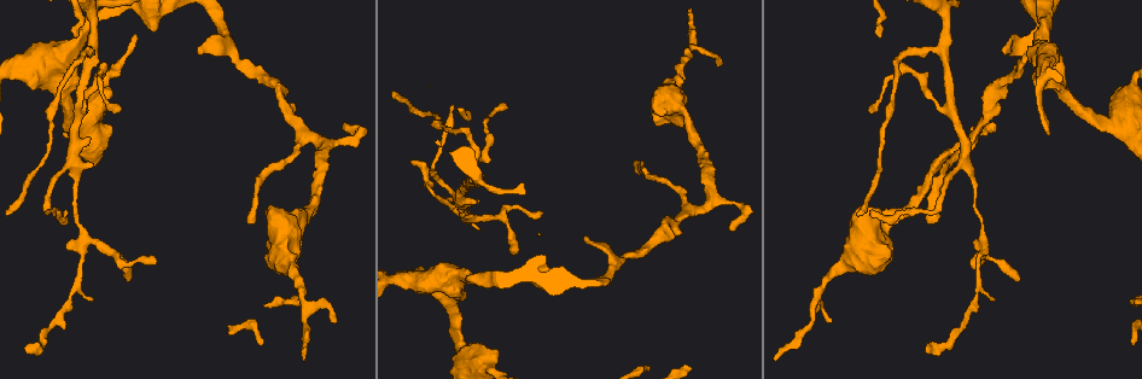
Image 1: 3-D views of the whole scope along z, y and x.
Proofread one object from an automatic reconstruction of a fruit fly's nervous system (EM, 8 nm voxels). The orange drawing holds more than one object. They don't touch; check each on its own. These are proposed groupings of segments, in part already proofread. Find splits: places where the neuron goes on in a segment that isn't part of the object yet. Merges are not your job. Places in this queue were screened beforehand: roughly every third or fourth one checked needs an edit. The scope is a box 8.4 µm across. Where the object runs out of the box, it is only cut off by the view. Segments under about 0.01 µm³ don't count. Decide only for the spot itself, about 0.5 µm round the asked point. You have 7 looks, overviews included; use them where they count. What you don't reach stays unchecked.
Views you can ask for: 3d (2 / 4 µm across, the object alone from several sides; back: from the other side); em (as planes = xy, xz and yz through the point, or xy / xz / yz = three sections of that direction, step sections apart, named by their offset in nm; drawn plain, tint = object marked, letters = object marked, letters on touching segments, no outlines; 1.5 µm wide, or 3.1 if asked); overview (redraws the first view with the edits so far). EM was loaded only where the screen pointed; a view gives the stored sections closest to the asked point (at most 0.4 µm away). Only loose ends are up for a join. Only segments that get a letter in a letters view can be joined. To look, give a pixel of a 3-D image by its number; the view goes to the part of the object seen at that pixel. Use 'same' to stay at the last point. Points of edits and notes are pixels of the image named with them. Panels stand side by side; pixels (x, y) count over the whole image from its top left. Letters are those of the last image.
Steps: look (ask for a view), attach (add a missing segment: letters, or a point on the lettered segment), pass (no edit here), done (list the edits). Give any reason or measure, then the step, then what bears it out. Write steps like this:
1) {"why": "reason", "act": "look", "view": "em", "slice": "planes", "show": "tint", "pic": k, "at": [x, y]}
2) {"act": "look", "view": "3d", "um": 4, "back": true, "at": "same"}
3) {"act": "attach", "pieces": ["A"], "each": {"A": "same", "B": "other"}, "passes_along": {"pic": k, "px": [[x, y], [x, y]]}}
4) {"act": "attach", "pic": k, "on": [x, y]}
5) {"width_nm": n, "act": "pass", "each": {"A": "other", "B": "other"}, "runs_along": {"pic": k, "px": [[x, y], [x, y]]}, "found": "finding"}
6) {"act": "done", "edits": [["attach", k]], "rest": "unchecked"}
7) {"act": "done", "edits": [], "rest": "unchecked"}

{"act": "look", "view": "3d", "um": 4, "back": true, "pic": 1, "at": [250, 222]}

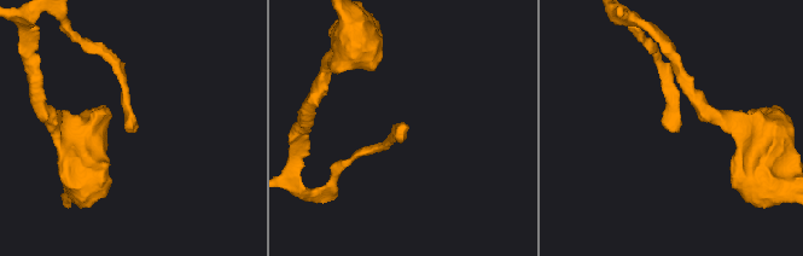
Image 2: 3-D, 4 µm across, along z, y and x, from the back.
{"why": "shape alone is not enough", "act": "look", "view": "em", "slice": "planes", "show": "tint", "pic": 2, "at": [677, 132]}

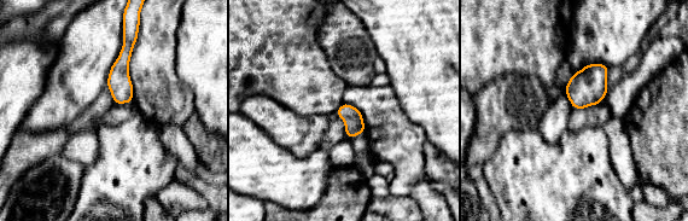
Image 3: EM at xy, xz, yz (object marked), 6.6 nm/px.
{"act": "look", "view": "em", "slice": "planes", "show": "letters", "at": "same"}

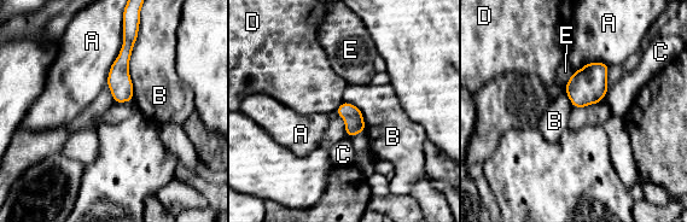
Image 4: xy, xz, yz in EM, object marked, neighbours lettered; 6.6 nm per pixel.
{"act": "pass", "each": {"A": "other", "B": "other", "C": "other", "D": "other", "E": "other"}, "border": {"pic": 4, "px": [[343, 100], [335, 111]]}, "found": "no lettered segment goes on from it"}

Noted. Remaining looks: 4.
{"why": "branch stops here", "act": "look", "view": "3d", "um": 2, "pic": 1, "at": [586, 241]}

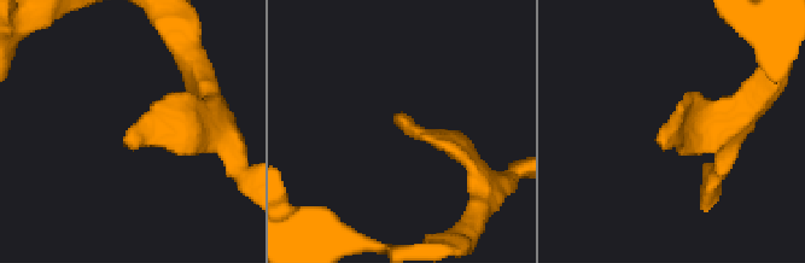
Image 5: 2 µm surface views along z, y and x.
{"act": "look", "view": "em", "slice": "yz", "step": 8, "show": "tint", "pic": 5, "at": [395, 120]}

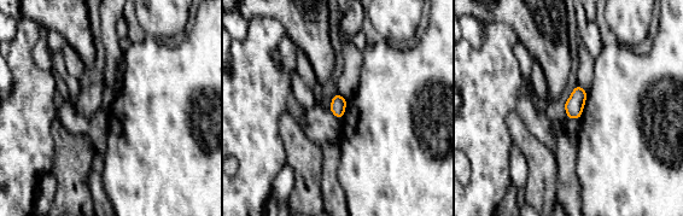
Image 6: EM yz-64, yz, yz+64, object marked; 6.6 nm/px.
{"why": "cut it another way", "act": "look", "view": "em", "slice": "planes", "show": "letters", "at": "same"}

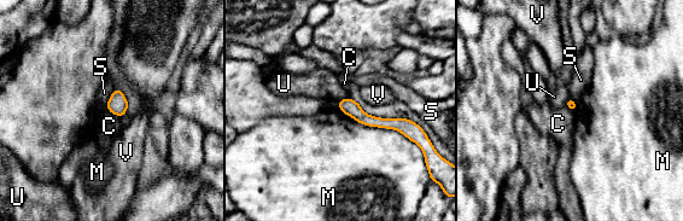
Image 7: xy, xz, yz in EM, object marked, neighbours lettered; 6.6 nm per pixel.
{"longest_contact_nm": ["M", 550], "act": "pass", "each": {"C": "other", "M": "other", "S": "other", "U": "other", "V": "other"}, "runs_along": {"pic": 7, "px": [[342, 103], [369, 121], [410, 124]]}, "found": "none of them fits"}

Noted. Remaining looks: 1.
{"act": "done", "edits": [], "rest": "unchecked"}

